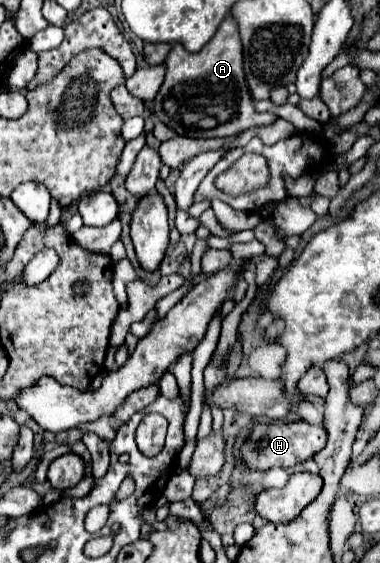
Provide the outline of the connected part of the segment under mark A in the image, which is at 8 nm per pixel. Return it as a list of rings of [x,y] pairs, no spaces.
[[[227,17],[219,25],[219,31],[199,53],[189,53],[181,45],[173,45],[165,59],[165,69],[165,81],[153,99],[153,107],[157,119],[177,131],[177,135],[195,139],[231,137],[251,127],[271,125],[277,119],[275,113],[257,115],[253,109],[255,103],[249,95],[243,75],[243,49],[239,29],[233,17]]]

